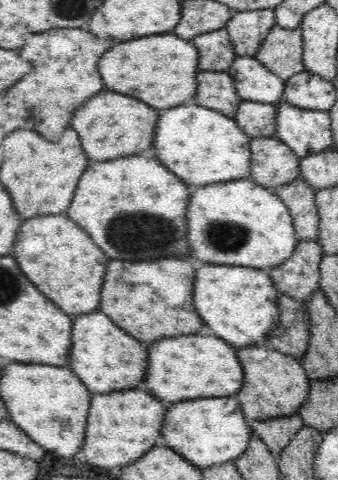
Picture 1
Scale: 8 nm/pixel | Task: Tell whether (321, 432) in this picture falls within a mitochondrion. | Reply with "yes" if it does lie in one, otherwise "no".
no

